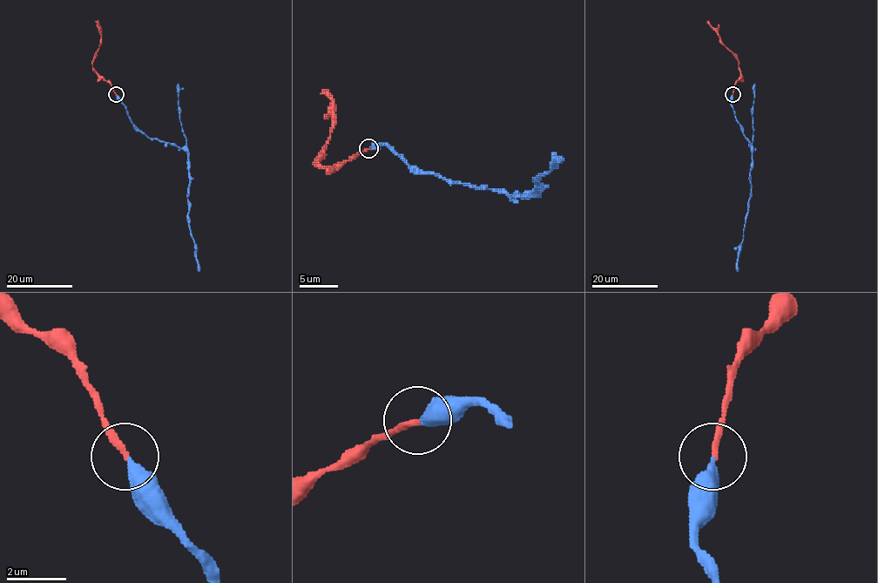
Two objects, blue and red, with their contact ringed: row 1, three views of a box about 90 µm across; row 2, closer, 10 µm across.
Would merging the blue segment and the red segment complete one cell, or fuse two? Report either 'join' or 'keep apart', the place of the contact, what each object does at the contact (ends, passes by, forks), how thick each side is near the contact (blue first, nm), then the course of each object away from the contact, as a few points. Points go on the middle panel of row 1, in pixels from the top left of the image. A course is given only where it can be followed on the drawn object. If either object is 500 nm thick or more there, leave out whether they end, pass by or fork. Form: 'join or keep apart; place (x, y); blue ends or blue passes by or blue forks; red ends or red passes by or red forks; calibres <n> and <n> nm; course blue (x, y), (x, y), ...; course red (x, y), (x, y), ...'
join; place (368, 148); blue ends; red ends; calibres 380 and 200 nm; course blue (370, 149), (385, 145), (410, 166), (447, 181), (509, 195), (533, 195), (536, 179), (562, 159); course red (368, 149), (334, 166), (319, 166), (314, 162), (334, 124), (334, 101), (324, 90)

